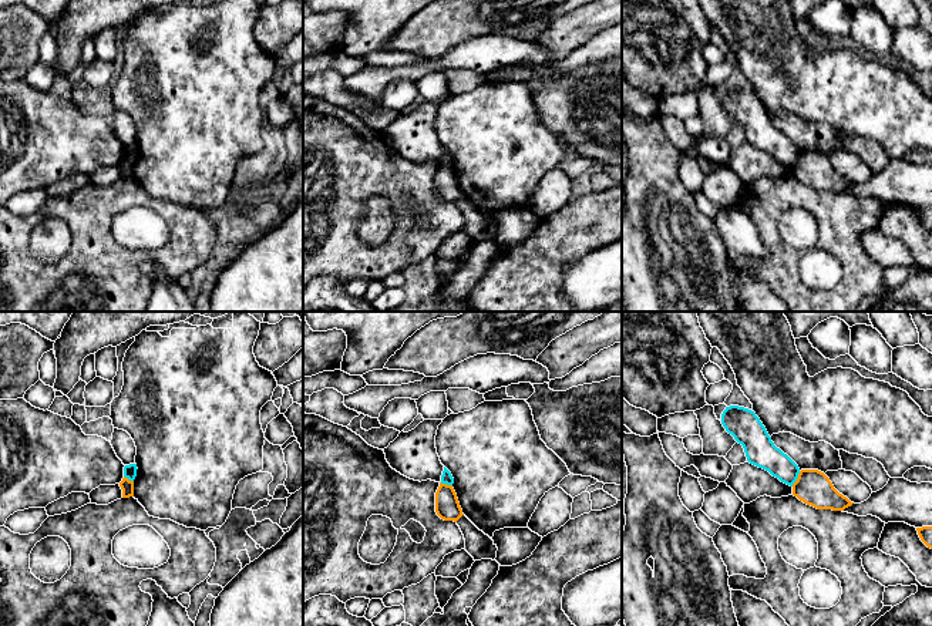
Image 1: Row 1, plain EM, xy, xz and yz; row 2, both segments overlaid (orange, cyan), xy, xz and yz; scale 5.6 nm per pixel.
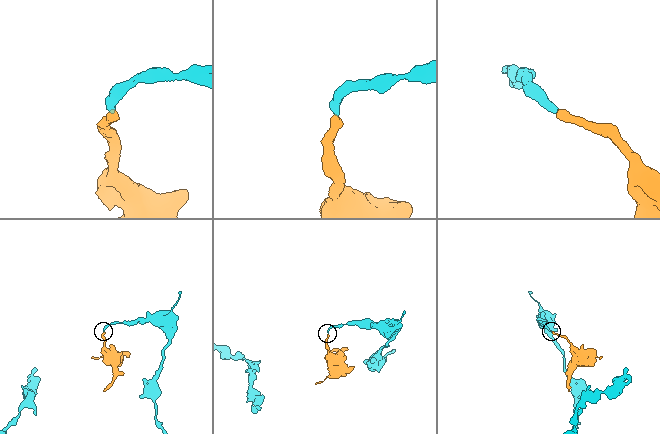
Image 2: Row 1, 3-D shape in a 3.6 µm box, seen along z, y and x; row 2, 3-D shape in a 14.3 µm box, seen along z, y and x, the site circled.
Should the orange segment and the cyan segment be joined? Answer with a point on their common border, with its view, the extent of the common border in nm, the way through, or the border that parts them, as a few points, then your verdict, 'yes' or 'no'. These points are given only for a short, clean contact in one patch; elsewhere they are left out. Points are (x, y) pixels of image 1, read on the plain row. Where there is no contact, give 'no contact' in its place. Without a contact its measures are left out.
yz (797, 160) | 100 nm | along yz (800, 152), (791, 167) | no

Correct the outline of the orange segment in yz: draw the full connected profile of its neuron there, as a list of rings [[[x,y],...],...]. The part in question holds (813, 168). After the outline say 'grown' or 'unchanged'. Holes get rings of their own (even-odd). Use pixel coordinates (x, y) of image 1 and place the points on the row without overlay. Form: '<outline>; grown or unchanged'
[[[801,151],[793,165],[793,176],[817,191],[844,192],[854,185],[818,151]]]; unchanged

